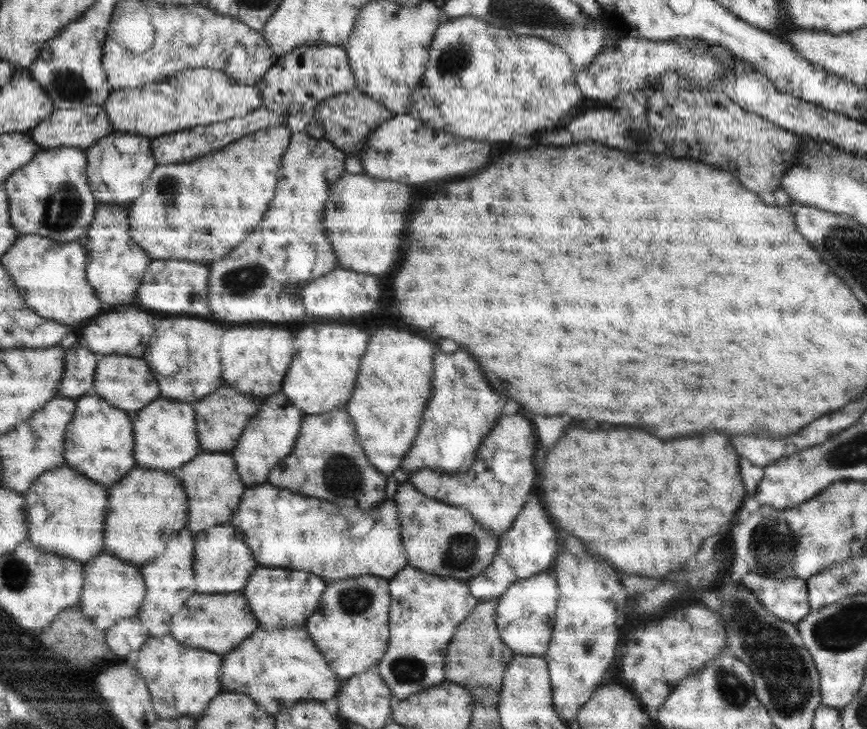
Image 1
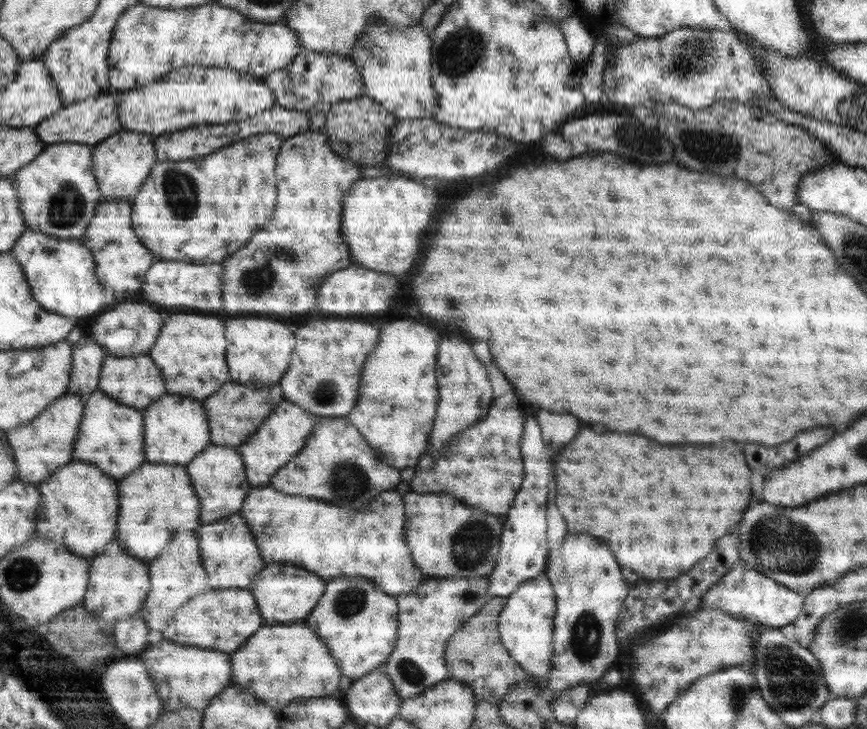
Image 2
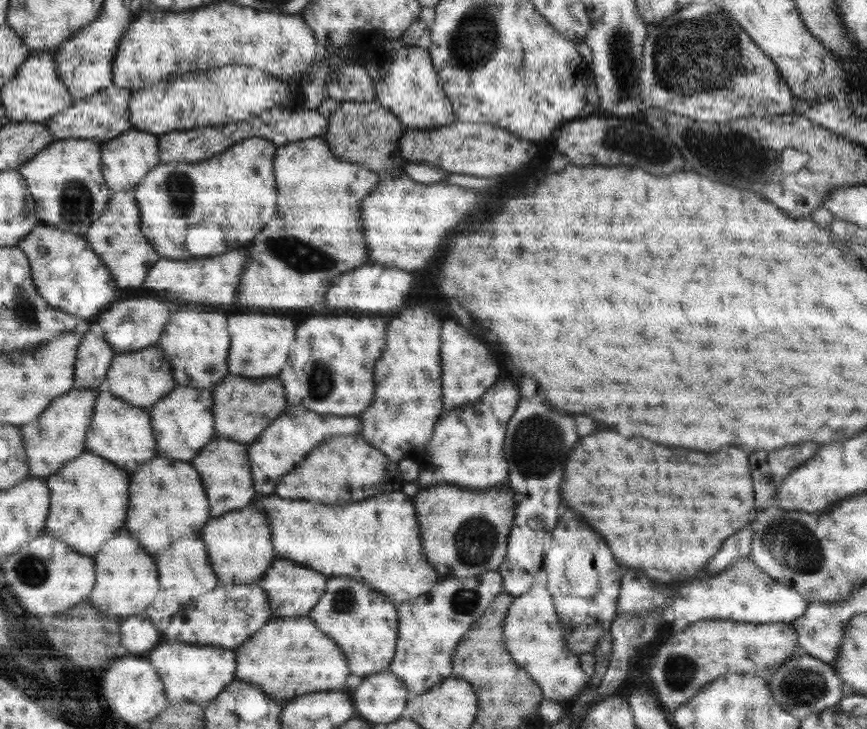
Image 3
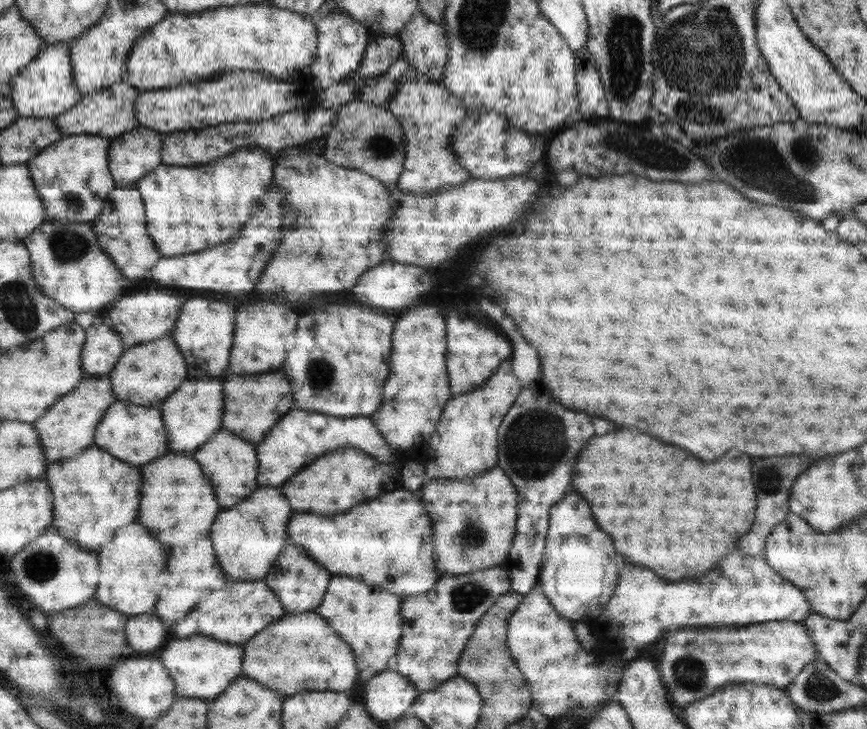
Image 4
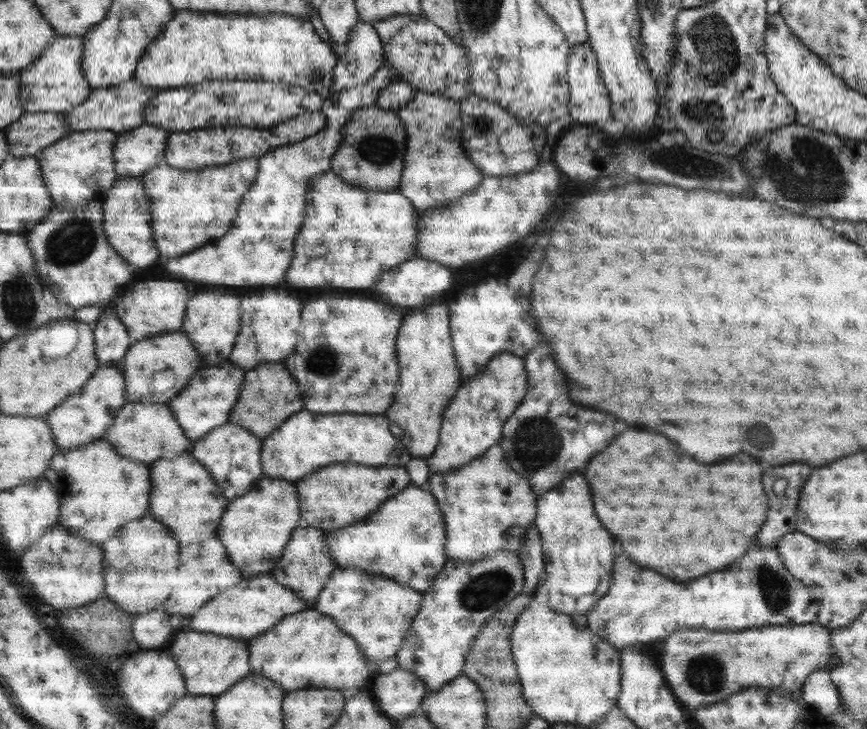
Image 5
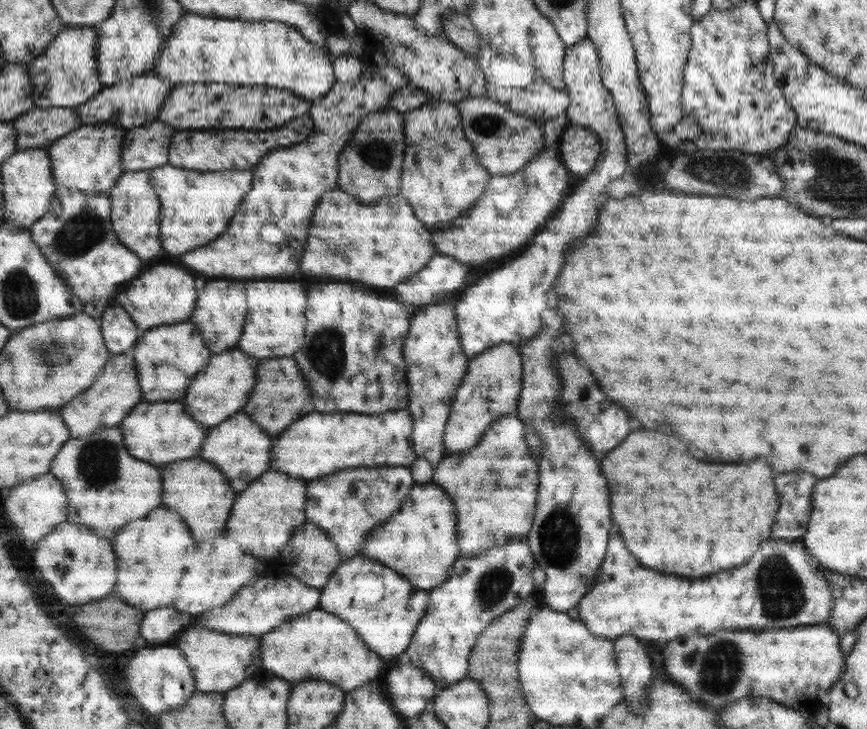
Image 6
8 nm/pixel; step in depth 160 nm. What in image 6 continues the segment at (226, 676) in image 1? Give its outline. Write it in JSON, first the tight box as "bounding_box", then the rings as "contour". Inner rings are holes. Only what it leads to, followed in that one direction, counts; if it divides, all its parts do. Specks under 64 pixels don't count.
{"bounding_box":[259,610,388,692],"contour":[[[311,610],[307,614],[293,616],[285,624],[261,636],[261,640],[263,652],[259,656],[263,668],[287,682],[325,680],[347,692],[377,678],[379,674],[384,673],[388,665],[371,650],[367,650],[367,646],[361,642],[361,638],[353,632],[349,624],[323,610]]]}

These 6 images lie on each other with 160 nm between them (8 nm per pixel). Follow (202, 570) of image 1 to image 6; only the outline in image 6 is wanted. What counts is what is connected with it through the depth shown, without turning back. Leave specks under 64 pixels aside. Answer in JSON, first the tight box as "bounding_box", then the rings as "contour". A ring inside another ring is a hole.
{"bounding_box":[224,469,305,561],"contour":[[[267,469],[255,482],[249,483],[245,490],[235,494],[227,524],[224,526],[227,528],[227,536],[253,558],[265,561],[278,558],[277,554],[287,542],[293,528],[305,520],[305,499],[303,480]]]}

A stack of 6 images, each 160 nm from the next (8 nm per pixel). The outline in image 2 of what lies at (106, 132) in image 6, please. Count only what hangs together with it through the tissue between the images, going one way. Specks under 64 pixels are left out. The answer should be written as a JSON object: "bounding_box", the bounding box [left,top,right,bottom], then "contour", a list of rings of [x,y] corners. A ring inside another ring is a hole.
{"bounding_box":[11,143,102,239],"contour":[[[81,143],[44,145],[31,162],[11,175],[26,228],[60,239],[79,239],[85,232],[89,219],[102,200],[93,176],[91,149]]]}

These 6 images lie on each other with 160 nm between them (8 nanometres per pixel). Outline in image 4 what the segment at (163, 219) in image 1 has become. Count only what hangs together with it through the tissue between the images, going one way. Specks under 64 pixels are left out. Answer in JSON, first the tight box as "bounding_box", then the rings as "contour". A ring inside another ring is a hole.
{"bounding_box":[133,147,273,256],"contour":[[[243,147],[234,150],[231,154],[224,156],[223,158],[200,164],[199,166],[177,167],[160,162],[152,171],[149,171],[139,180],[136,180],[133,183],[133,186],[138,190],[143,201],[145,228],[147,228],[149,238],[153,241],[153,244],[157,246],[157,252],[159,252],[161,256],[179,256],[179,254],[197,252],[203,250],[203,248],[209,248],[209,246],[215,246],[215,244],[221,244],[221,242],[224,243],[225,240],[233,238],[233,236],[235,236],[235,232],[239,232],[241,225],[251,216],[252,208],[258,203],[258,198],[268,191],[268,186],[270,185],[270,182],[273,181],[272,162],[273,155],[268,151],[259,147]]]}

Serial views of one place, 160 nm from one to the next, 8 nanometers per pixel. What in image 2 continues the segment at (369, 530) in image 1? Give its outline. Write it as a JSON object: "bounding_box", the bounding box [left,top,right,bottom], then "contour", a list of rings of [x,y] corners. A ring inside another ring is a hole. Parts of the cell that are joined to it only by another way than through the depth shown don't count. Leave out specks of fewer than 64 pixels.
{"bounding_box":[237,488,425,597],"contour":[[[251,488],[251,490],[247,492],[243,504],[237,513],[241,515],[241,518],[243,518],[245,524],[252,532],[254,541],[257,545],[257,550],[260,552],[261,558],[264,560],[265,564],[269,562],[289,563],[295,565],[296,567],[302,568],[303,570],[309,570],[309,572],[316,574],[320,579],[327,578],[327,580],[329,580],[329,578],[333,578],[333,576],[359,576],[360,578],[365,578],[371,583],[374,583],[385,594],[392,597],[401,596],[402,594],[409,594],[420,585],[420,582],[425,577],[425,575],[414,565],[414,562],[411,560],[410,552],[404,539],[404,504],[402,503],[402,498],[400,495],[398,495],[394,490],[380,492],[371,503],[365,504],[361,509],[352,509],[336,507],[331,504],[324,503],[323,501],[305,498],[303,496],[281,494],[281,492],[273,490],[273,488]]]}

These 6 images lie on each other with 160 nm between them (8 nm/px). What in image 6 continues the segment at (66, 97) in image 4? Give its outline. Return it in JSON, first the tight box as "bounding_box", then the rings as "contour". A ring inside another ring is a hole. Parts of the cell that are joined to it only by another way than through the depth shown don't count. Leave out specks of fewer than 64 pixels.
{"bounding_box":[27,25,102,108],"contour":[[[62,25],[45,50],[27,64],[35,106],[75,108],[102,88],[97,78],[96,48],[98,36],[94,27]]]}

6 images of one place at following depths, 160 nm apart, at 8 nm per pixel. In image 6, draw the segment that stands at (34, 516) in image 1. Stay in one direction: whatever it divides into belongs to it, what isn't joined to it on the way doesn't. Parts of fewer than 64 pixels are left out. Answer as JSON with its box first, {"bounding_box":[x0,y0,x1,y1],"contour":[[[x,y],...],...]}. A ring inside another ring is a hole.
{"bounding_box":[49,426,161,540],"contour":[[[115,426],[99,427],[82,437],[69,437],[52,458],[49,472],[61,480],[64,488],[66,520],[82,524],[91,533],[110,540],[119,526],[143,518],[161,504],[161,476],[157,470],[125,450],[121,431]]]}

